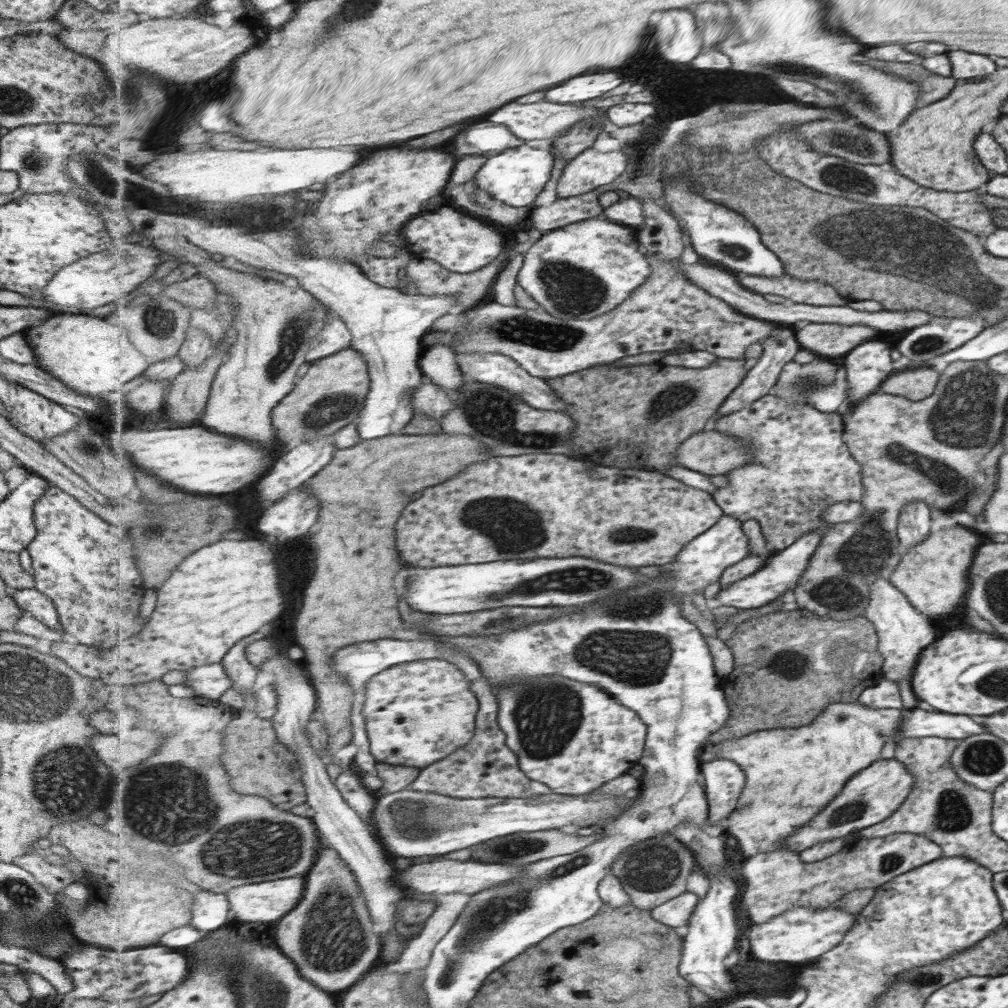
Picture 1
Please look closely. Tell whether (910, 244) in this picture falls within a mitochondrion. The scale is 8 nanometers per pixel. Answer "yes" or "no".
yes

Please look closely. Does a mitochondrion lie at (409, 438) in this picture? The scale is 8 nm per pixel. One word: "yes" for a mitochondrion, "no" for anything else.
no

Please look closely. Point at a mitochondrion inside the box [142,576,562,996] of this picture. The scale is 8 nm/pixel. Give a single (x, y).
(333, 940)

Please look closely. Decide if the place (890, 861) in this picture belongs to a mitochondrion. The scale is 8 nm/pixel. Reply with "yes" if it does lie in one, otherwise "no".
yes

